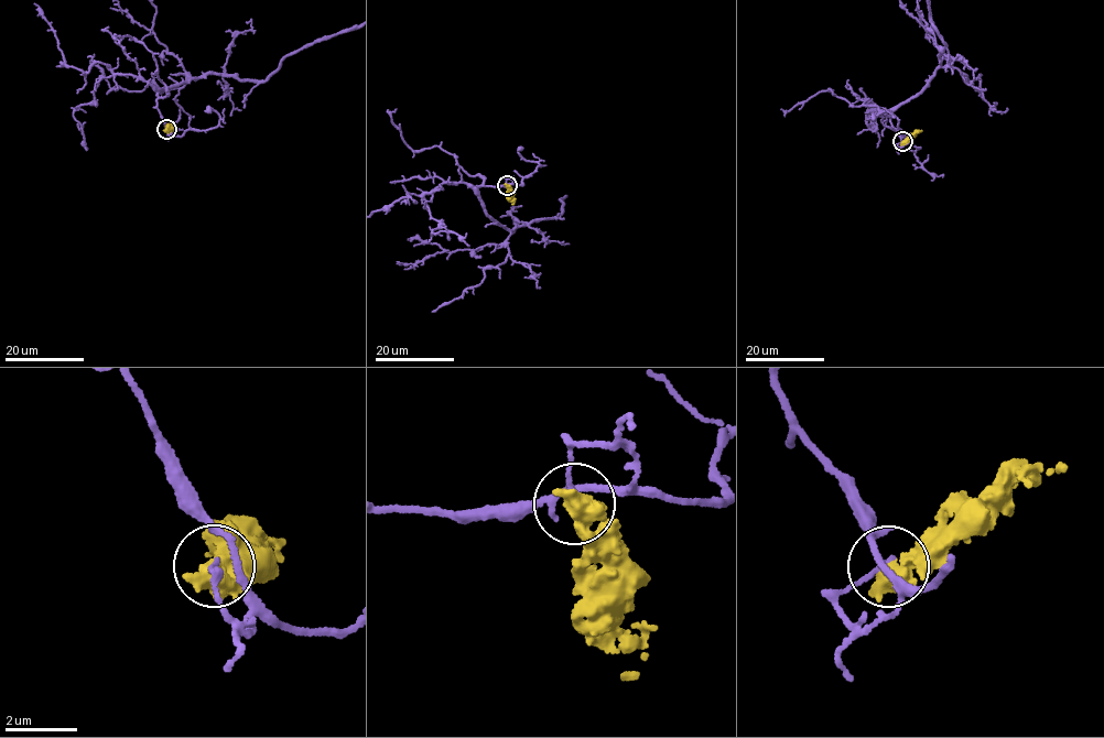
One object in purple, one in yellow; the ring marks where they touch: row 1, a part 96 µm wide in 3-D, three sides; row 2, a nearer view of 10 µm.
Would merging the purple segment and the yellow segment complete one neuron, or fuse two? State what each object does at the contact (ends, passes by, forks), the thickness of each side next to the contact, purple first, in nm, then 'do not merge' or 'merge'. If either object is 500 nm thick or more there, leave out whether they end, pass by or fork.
120 nm thick on the purple side, 650 nm on the other; do not merge

